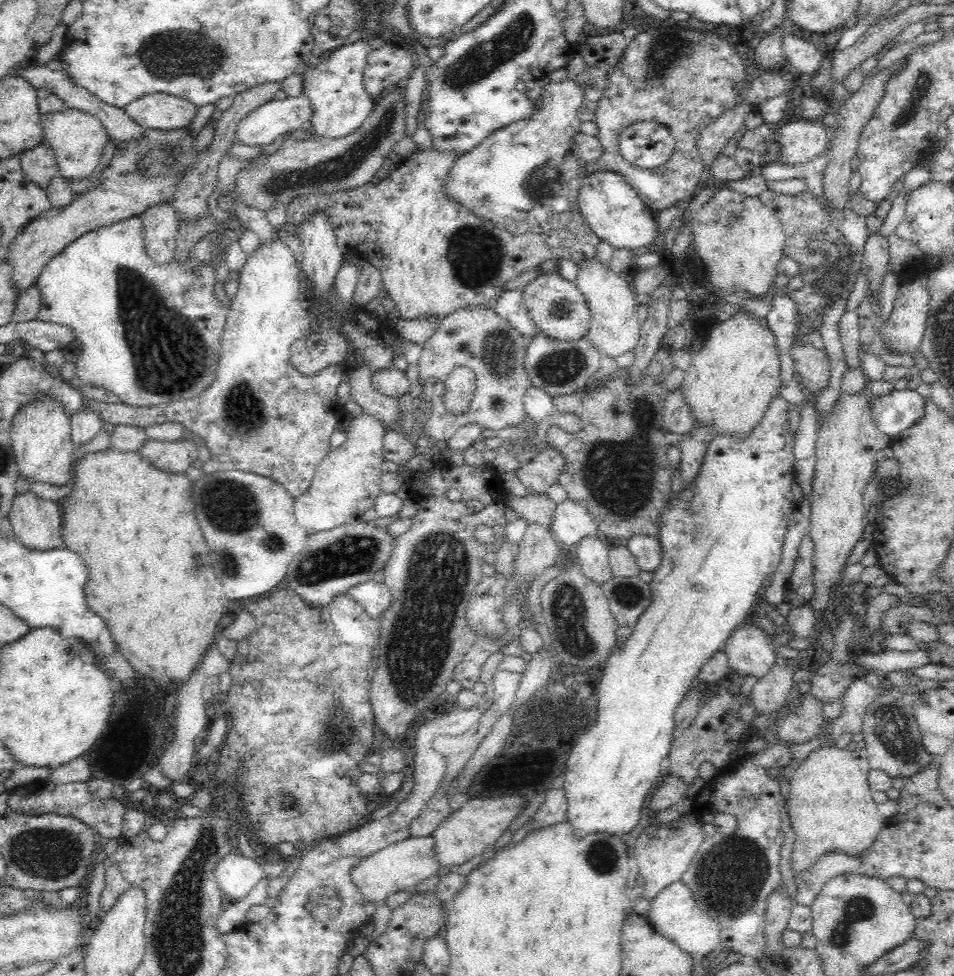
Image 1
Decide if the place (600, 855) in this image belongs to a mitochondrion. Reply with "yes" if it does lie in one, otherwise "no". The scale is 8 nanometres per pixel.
yes

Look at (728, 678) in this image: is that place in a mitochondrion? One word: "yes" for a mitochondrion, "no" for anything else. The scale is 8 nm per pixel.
no

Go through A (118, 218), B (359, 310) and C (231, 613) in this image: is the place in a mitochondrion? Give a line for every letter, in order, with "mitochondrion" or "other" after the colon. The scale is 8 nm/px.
A: other
B: other
C: other

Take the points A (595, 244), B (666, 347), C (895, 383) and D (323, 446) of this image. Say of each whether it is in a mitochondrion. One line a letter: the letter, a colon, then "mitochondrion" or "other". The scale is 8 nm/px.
A: other
B: other
C: other
D: other

